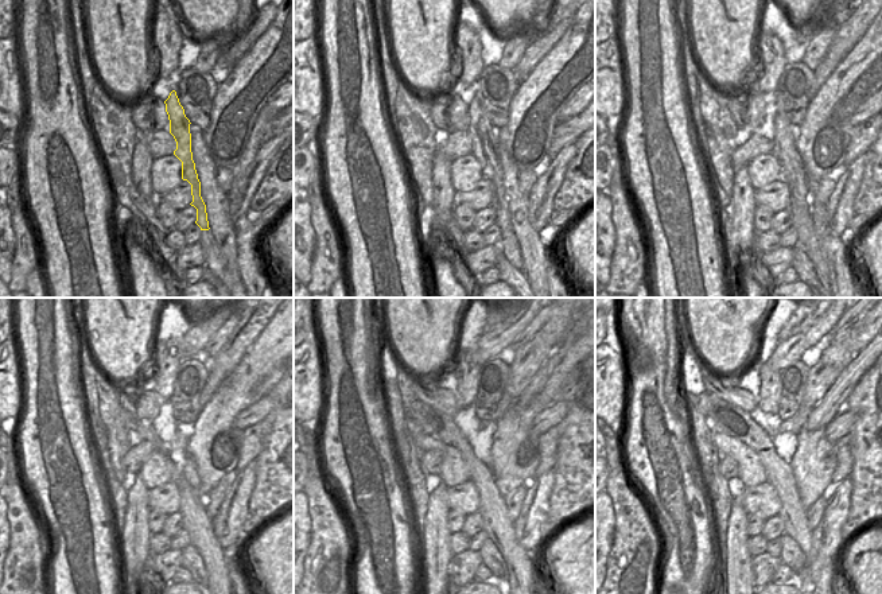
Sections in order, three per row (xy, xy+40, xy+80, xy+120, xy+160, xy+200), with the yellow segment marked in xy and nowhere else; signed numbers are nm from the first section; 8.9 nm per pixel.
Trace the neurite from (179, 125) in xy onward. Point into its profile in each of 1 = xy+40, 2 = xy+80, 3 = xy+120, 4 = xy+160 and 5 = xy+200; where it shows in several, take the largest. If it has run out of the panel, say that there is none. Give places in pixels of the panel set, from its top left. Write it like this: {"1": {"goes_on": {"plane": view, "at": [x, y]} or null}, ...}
{"1": {"goes_on": {"plane": "xy+40", "at": [480, 128]}}, "2": {"goes_on": {"plane": "xy+80", "at": [784, 148]}}, "3": {"goes_on": {"plane": "xy+120", "at": [216, 566]}}, "4": {"goes_on": {"plane": "xy+160", "at": [521, 569]}}, "5": {"goes_on": {"plane": "xy+200", "at": [827, 571]}}}

